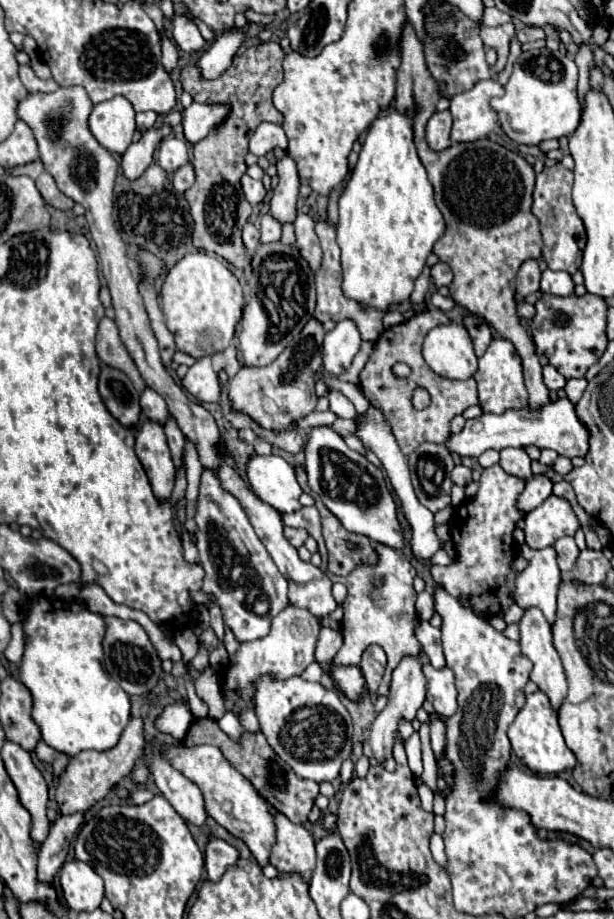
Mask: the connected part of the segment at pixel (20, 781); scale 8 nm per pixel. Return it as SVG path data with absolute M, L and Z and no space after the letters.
M5 741L1 757L5 761L5 769L19 791L21 803L29 809L33 817L31 837L37 843L43 843L49 833L49 819L45 815L47 809L47 783L39 769L33 765L31 755L21 749L17 743Z

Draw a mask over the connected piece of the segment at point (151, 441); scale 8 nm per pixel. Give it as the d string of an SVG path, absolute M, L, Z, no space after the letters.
M145 421L139 427L135 439L135 453L147 471L153 493L159 499L167 499L173 491L175 465L161 423Z

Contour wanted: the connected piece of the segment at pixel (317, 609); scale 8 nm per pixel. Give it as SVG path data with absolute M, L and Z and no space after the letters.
M227 453L227 457L225 457L225 463L221 465L221 469L217 471L217 475L219 475L219 479L221 479L223 489L229 491L231 495L235 495L235 497L239 499L239 503L245 507L245 511L247 511L247 515L249 515L249 519L251 519L251 525L253 525L257 537L263 541L265 549L269 551L271 559L273 559L275 565L279 567L281 575L289 581L289 603L295 605L295 607L309 609L309 611L311 611L313 615L317 615L319 619L325 617L325 615L329 615L331 611L335 611L335 609L337 609L337 601L335 601L335 597L333 597L333 593L331 593L331 587L333 587L331 579L329 579L319 567L315 567L313 563L305 563L305 561L299 559L297 549L295 549L295 547L285 539L285 535L283 535L281 515L279 515L275 509L271 509L267 503L263 503L261 499L257 499L257 495L253 495L253 493L245 487L245 483L243 483L243 479L241 479L241 475L237 473L235 463L233 463L233 459L231 459L229 453Z

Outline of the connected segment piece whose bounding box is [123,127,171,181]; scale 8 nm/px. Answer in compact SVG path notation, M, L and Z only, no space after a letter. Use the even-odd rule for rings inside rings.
M171 127L147 131L147 133L143 133L141 141L131 143L131 147L123 153L123 175L131 181L139 179L143 175L143 171L149 167L149 163L153 161L155 145L169 133L171 133Z

